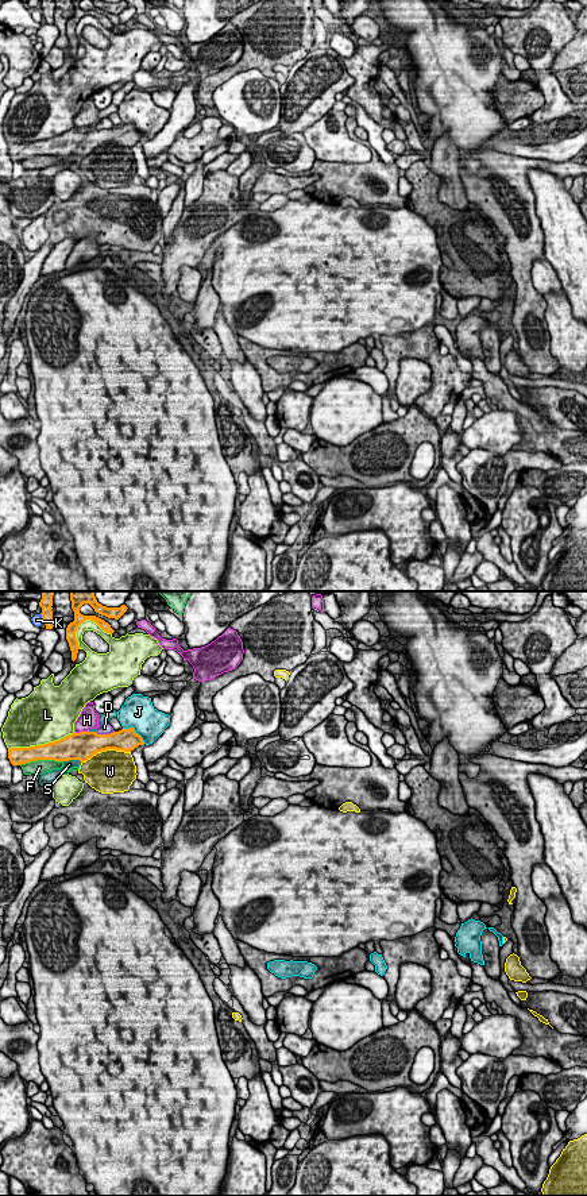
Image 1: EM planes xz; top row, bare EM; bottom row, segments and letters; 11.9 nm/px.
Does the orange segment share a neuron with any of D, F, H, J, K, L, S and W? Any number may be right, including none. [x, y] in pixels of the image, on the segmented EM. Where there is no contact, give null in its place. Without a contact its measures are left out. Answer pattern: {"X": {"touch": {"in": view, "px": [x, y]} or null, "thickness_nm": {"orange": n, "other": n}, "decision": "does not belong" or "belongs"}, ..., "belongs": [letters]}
{"D": {"touch": {"in": "xz", "px": [104, 735]}, "thickness_nm": {"orange": 300, "other": 140}, "decision": "does not belong"}, "F": {"touch": {"in": "xz", "px": [41, 759]}, "thickness_nm": {"orange": 260, "other": 160}, "decision": "does not belong"}, "H": {"touch": {"in": "xz", "px": [81, 732]}, "thickness_nm": {"orange": 340, "other": 240}, "decision": "does not belong"}, "J": {"touch": {"in": "xz", "px": [134, 732]}, "thickness_nm": {"orange": 280, "other": 380}, "decision": "does not belong"}, "K": {"touch": {"in": "xz", "px": [42, 618]}, "thickness_nm": {"orange": 160, "other": 130}, "decision": "does not belong"}, "L": {"touch": {"in": "xz", "px": [41, 745]}, "thickness_nm": {"orange": 260, "other": 480}, "decision": "does not belong"}, "S": {"touch": {"in": "xz", "px": [73, 759]}, "thickness_nm": {"orange": 340, "other": 100}, "decision": "does not belong"}, "W": {"touch": {"in": "xz", "px": [105, 749]}, "thickness_nm": {"orange": 320, "other": 500}, "decision": "does not belong"}, "belongs": []}

